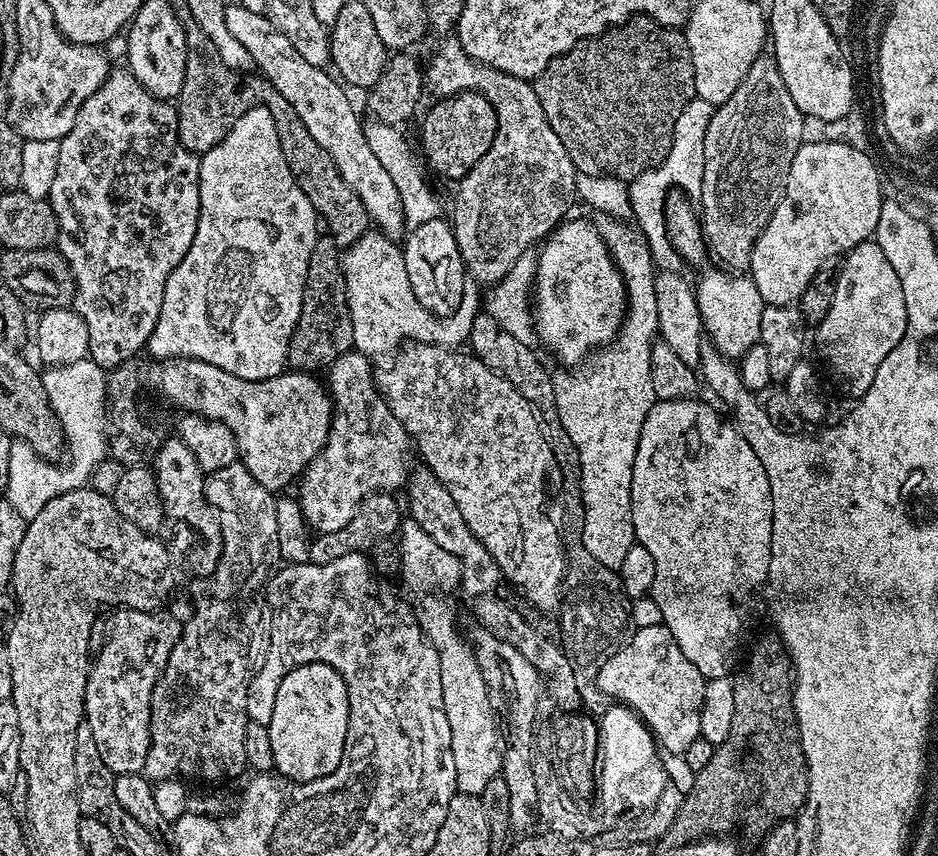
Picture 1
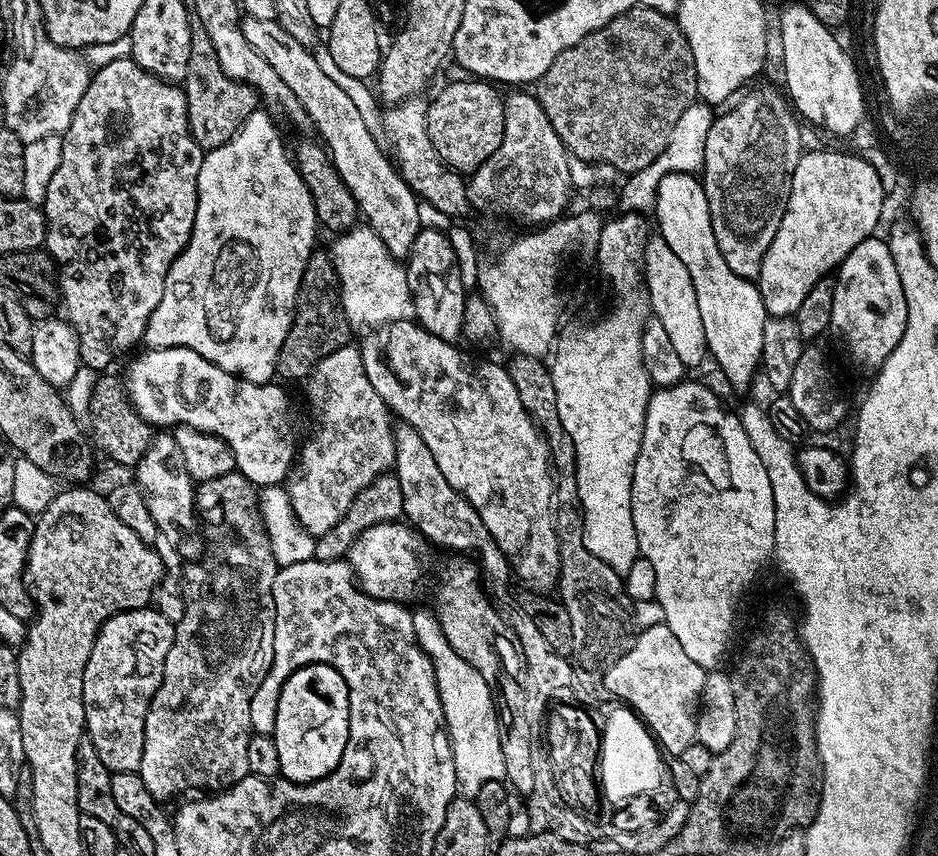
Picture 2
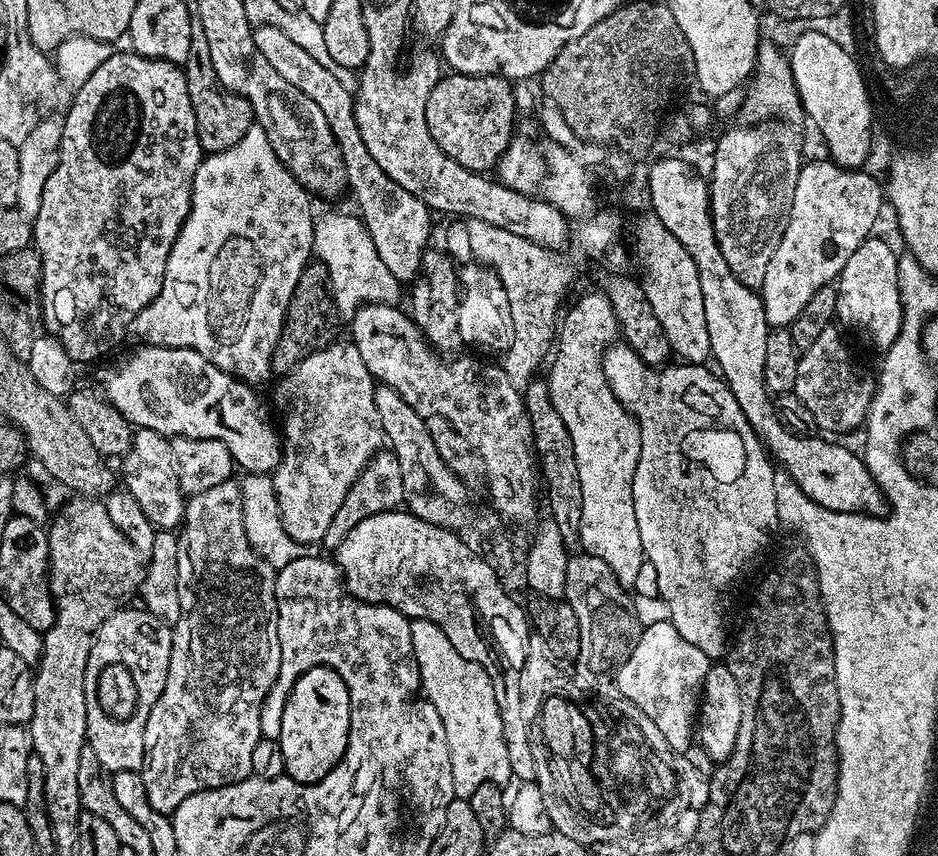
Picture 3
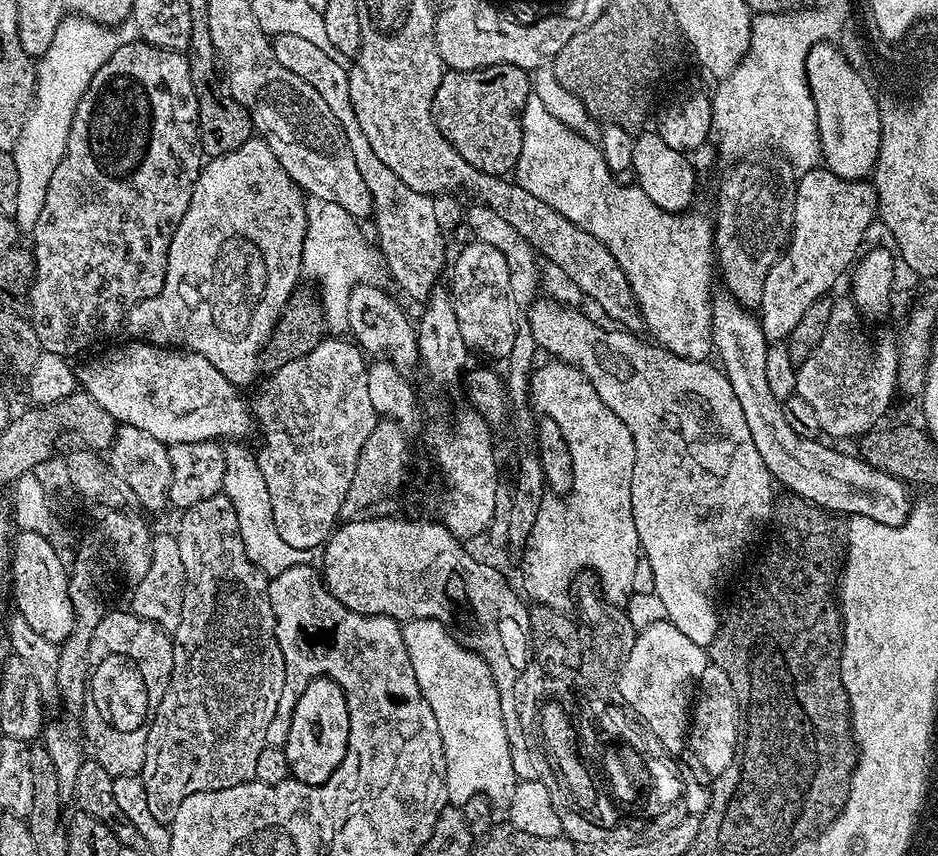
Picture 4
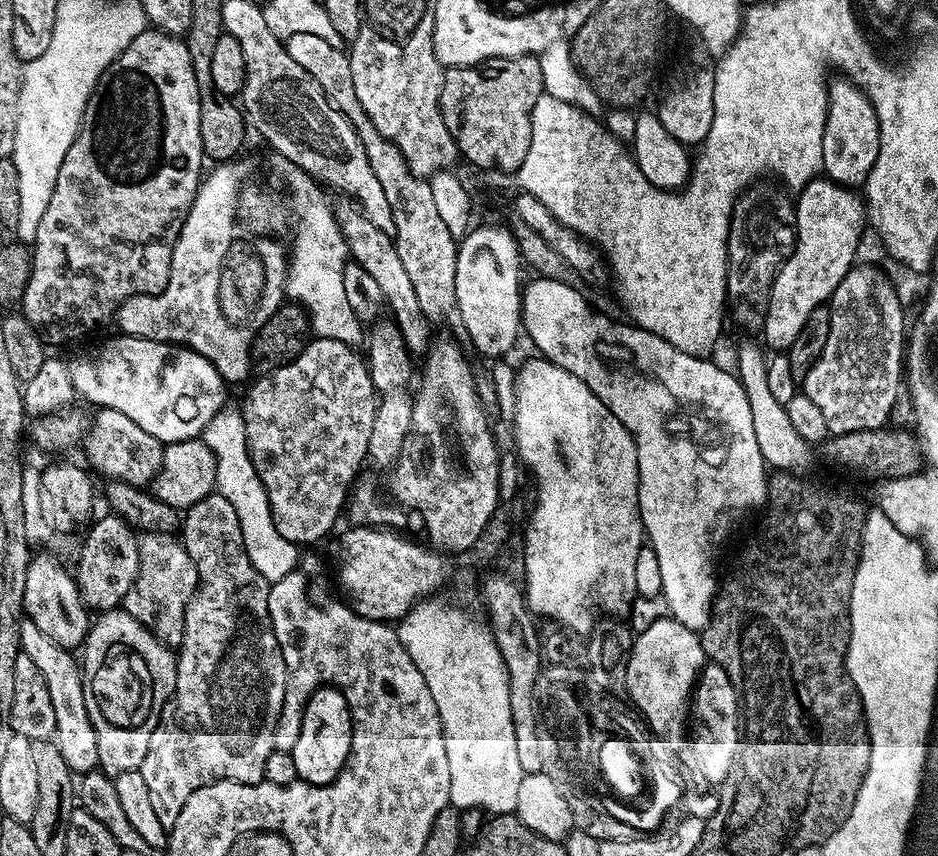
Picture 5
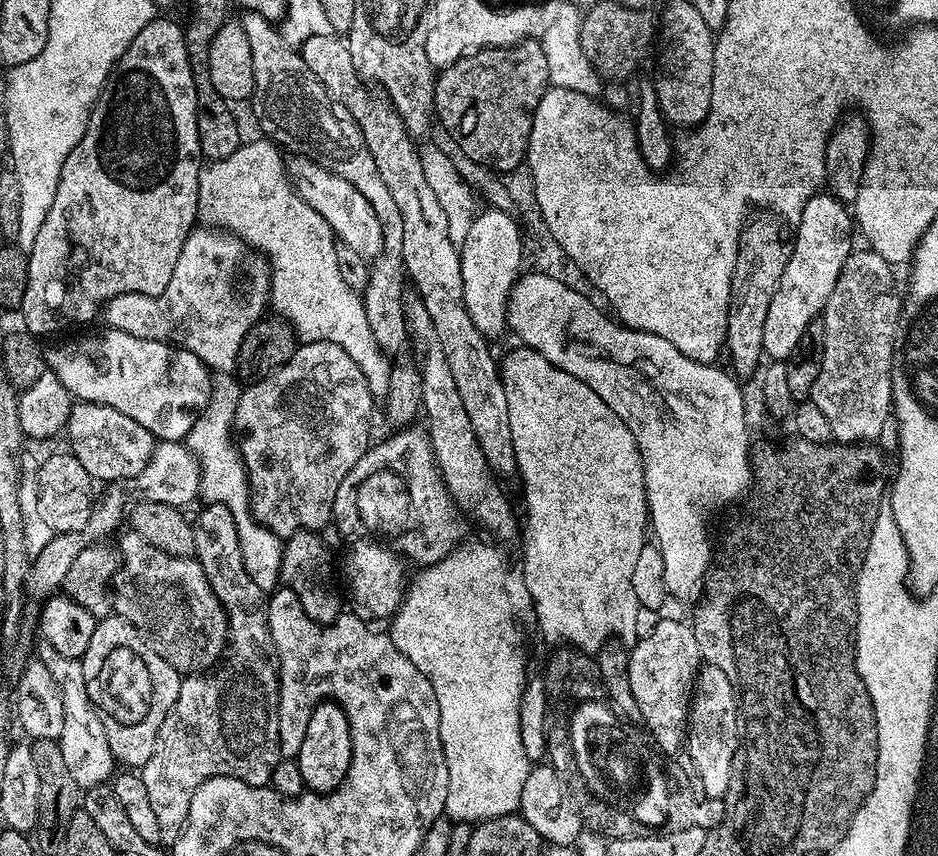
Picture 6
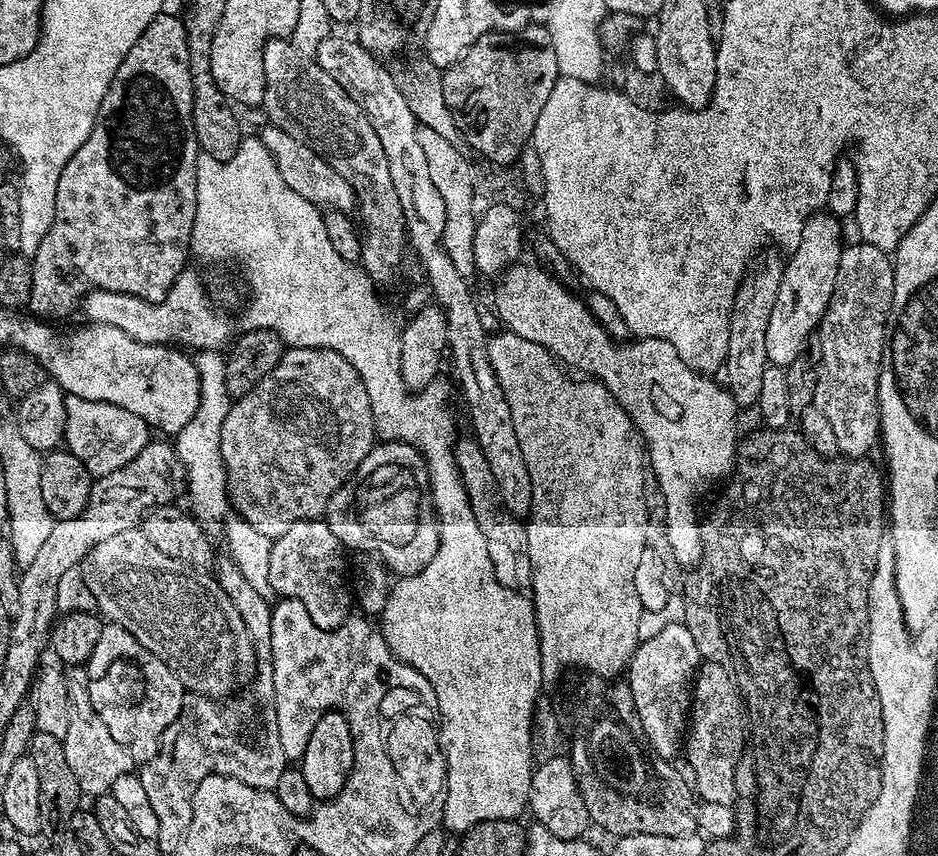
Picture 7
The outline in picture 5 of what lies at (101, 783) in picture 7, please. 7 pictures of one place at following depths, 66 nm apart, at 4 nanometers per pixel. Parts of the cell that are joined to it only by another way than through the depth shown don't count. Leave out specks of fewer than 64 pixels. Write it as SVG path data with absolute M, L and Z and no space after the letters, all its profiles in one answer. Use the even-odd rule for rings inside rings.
M27 618L21 619L20 622L20 651L26 658L30 658L30 662L34 662L34 666L38 666L38 674L42 674L42 678L46 682L46 690L50 690L50 702L54 705L54 722L56 723L54 739L62 750L62 758L66 758L66 766L74 774L97 771L100 762L98 738L94 734L94 726L90 722L90 714L86 710L84 677L77 657L75 660L72 657L75 655L69 649L58 646L58 642L54 642L54 638L49 638L43 630L38 630L38 626L34 626L34 622Z

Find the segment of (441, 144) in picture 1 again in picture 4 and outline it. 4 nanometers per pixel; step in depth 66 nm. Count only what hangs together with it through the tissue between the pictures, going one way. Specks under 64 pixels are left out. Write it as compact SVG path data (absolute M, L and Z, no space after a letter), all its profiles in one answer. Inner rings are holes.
M495 64L485 68L475 68L465 72L445 71L442 82L434 94L432 112L436 116L436 125L441 134L452 143L454 150L470 162L479 172L491 176L507 177L512 167L521 163L524 155L524 107L528 97L533 95L533 81L527 68L513 64Z

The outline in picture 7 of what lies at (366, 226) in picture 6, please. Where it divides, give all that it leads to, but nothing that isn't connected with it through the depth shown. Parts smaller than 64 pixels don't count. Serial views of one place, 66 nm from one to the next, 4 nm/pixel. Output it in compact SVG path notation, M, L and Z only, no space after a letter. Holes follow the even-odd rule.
M265 123L263 127L264 129L258 132L258 139L262 142L262 146L266 146L266 150L270 150L270 158L274 158L274 166L278 166L278 174L282 174L282 182L286 182L286 186L290 186L294 194L302 194L306 202L315 204L320 210L347 214L357 211L354 190L350 182L346 182L346 178L338 174L338 170L334 170L323 158L314 154L314 150L310 150L306 142L298 142L298 138L286 134L284 128L269 123Z

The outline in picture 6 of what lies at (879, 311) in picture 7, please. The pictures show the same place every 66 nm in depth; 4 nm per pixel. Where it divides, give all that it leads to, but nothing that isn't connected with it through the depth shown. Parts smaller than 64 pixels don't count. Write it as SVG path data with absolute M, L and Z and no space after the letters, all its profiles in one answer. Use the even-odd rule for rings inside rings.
M864 246L862 250L853 250L846 258L846 266L842 266L842 274L838 274L838 282L834 282L834 291L830 294L830 298L826 302L822 313L824 329L826 330L826 338L824 339L824 357L822 358L822 366L818 370L818 378L812 387L812 395L810 400L822 410L828 422L830 422L830 430L832 431L832 440L842 444L858 444L861 442L879 441L879 436L883 434L884 427L889 427L892 411L892 370L894 367L894 357L898 352L898 336L896 340L896 323L900 320L900 312L902 316L902 292L896 289L896 276L893 265L886 262L886 258L882 258L882 254L872 251L871 248Z

